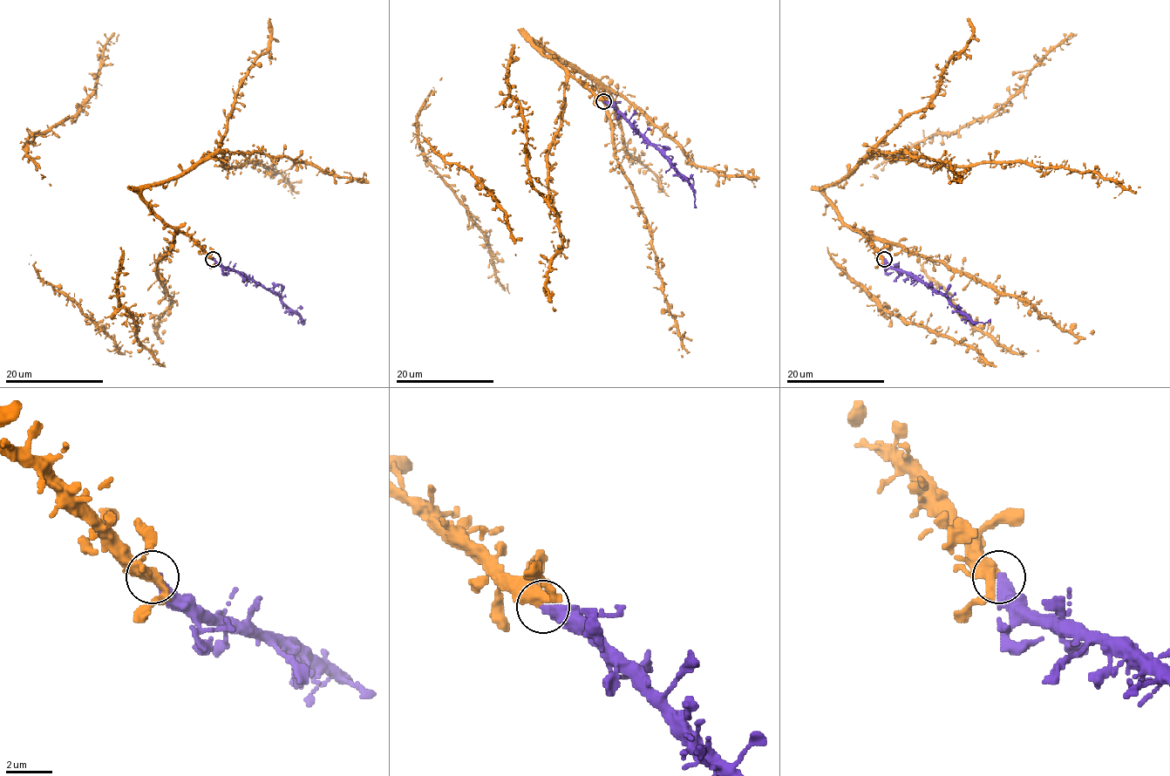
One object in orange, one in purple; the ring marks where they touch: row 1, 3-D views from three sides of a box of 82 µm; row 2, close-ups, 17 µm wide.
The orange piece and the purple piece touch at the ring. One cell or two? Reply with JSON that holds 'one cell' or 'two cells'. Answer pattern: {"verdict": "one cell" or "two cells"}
{"verdict": "one cell"}

